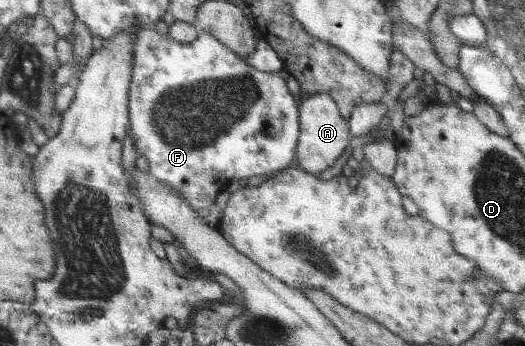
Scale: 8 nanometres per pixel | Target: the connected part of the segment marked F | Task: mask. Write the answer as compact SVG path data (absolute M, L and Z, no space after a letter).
M144 29L136 35L135 41L135 61L133 61L133 75L130 89L130 119L131 119L131 135L137 156L143 155L149 163L149 172L156 179L171 183L176 191L184 199L187 199L195 210L202 207L210 207L217 197L217 191L223 189L233 177L243 182L243 177L251 177L251 175L265 175L271 171L281 172L285 168L295 166L296 145L299 138L300 123L299 106L287 89L286 80L279 76L279 72L259 71L248 64L245 59L241 59L239 55L221 43L216 36L198 29L198 36L191 43L181 43L173 39L169 33L161 34L154 29Z

